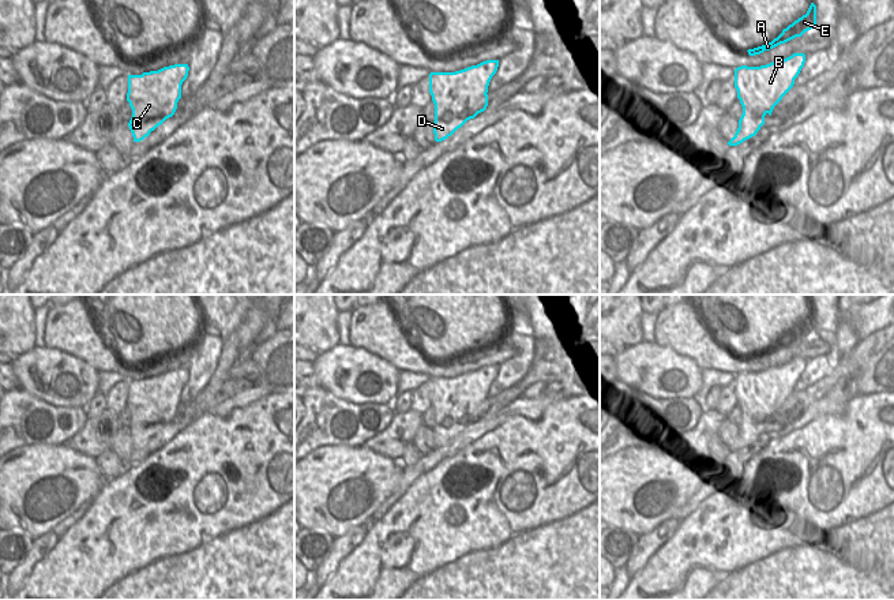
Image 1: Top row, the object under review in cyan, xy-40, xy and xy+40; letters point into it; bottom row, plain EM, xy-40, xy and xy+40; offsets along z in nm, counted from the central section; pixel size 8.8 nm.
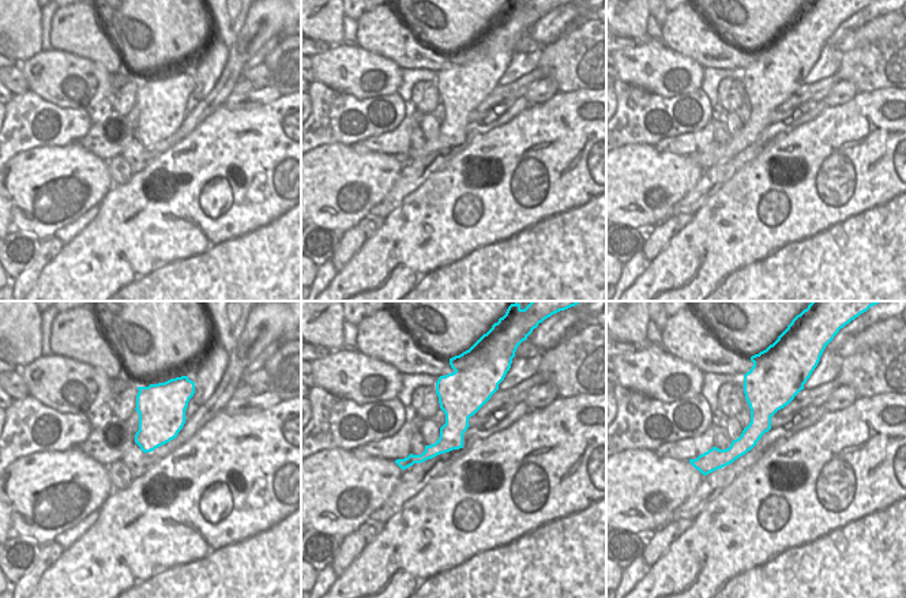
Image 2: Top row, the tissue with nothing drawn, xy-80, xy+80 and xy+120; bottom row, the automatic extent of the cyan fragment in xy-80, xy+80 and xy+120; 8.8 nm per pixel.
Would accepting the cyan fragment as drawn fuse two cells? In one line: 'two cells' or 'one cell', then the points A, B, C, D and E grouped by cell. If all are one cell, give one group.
one cell; groups A B C D E

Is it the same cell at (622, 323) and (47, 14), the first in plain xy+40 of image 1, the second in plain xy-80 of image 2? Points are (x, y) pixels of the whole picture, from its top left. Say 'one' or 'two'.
two

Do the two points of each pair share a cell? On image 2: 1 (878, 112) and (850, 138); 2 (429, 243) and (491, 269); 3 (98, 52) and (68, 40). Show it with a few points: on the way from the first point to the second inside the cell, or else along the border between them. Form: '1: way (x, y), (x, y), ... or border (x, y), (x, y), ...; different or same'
1: way (869, 115), (864, 116), (864, 124), (858, 130); same
2: way (444, 258), (455, 269), (476, 269); same
3: way (91, 45), (86, 40), (75, 40); same

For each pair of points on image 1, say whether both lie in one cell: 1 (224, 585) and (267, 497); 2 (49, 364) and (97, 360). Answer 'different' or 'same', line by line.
1: same
2: different

